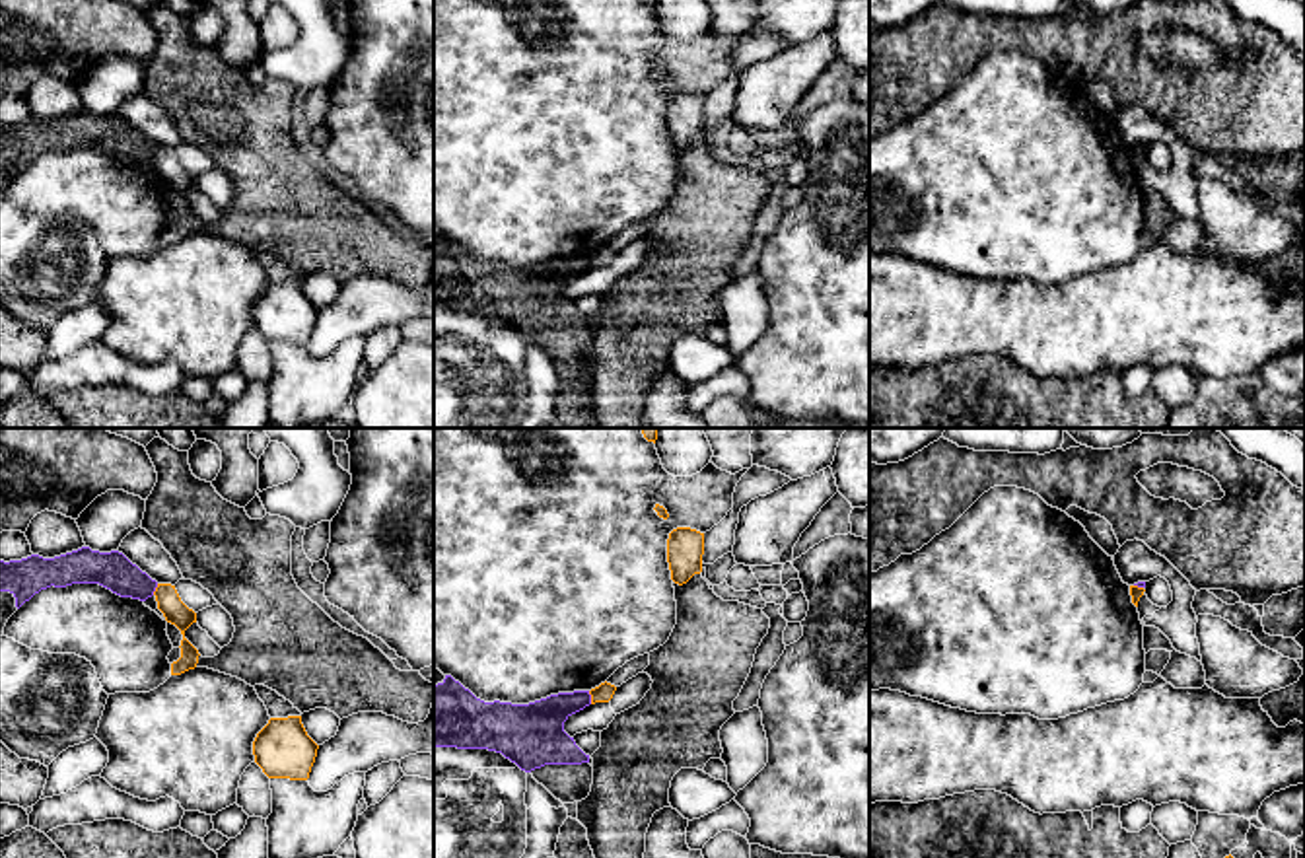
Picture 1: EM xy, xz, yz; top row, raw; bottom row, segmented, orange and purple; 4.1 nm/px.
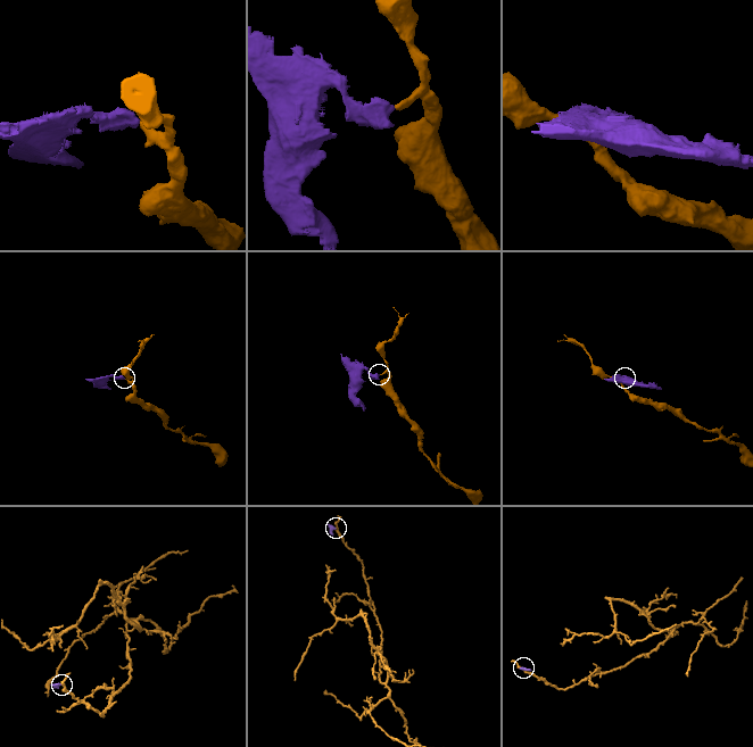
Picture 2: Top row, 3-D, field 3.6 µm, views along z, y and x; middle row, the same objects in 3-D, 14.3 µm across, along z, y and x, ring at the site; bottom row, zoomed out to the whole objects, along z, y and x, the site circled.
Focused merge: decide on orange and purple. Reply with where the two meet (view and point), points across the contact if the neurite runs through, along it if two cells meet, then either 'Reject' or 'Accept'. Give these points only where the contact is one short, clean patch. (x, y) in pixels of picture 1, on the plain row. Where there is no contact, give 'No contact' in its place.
Touches orange at xz (592, 261). Boundary: xz (588, 255), (592, 267). Reject

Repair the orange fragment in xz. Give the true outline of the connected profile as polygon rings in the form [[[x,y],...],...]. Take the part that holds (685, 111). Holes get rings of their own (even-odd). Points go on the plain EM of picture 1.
[[[677,91],[667,103],[667,126],[671,144],[679,150],[687,148],[694,138],[702,136],[704,97],[690,91]]]

